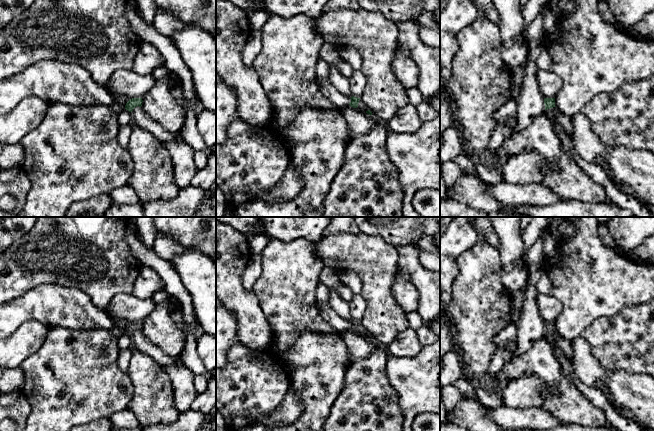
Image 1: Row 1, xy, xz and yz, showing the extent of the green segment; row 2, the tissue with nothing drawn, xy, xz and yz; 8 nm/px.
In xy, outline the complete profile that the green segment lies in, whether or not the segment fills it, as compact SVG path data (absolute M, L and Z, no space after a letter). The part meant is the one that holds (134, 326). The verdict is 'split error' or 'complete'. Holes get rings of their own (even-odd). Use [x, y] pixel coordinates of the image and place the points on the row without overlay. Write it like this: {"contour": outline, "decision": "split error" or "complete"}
{"contour": "M132 322L125 329L125 333L132 337L133 345L139 351L151 356L161 366L176 365L178 367L185 367L180 356L170 357L159 347L151 343L141 332L142 326L142 322Z", "decision": "split error"}

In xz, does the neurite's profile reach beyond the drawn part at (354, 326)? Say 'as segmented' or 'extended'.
extended

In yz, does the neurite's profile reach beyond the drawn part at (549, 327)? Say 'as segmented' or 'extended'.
extended

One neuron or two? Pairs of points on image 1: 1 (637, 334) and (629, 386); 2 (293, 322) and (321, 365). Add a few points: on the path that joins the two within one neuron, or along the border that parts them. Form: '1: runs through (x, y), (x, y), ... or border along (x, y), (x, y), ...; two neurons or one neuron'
1: border along (608, 369), (626, 370), (639, 374); two neurons
2: border along (324, 333), (303, 331), (285, 351); two neurons

